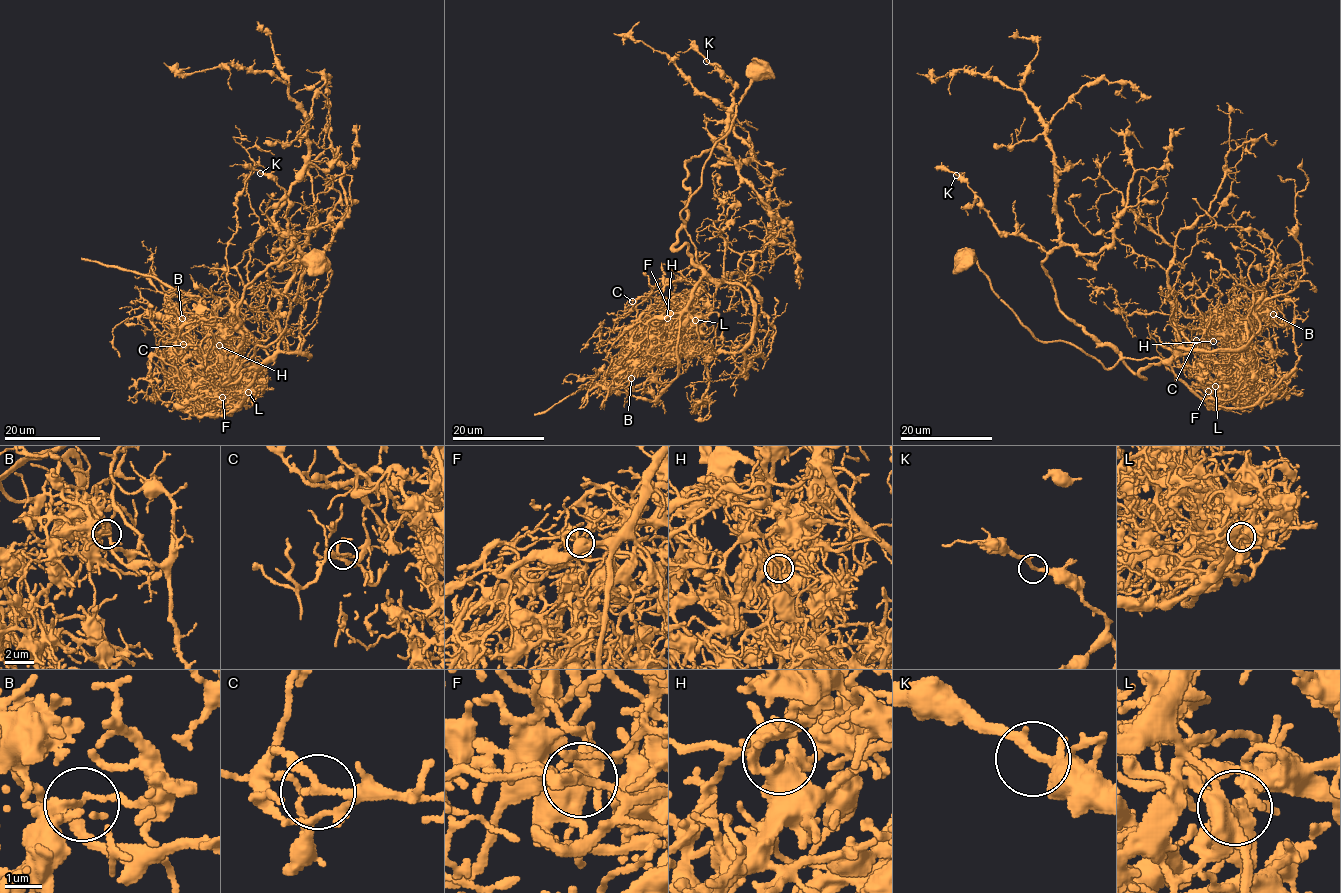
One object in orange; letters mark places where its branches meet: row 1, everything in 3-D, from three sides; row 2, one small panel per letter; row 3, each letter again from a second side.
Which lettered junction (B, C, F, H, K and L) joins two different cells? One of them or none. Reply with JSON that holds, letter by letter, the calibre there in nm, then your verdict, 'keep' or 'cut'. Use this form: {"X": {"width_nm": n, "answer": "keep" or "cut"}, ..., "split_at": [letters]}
{"B": {"width_nm": 200, "answer": "keep"}, "C": {"width_nm": 180, "answer": "keep"}, "F": {"width_nm": 240, "answer": "cut"}, "H": {"width_nm": 200, "answer": "keep"}, "K": {"width_nm": 240, "answer": "keep"}, "L": {"width_nm": 200, "answer": "keep"}, "split_at": ["F"]}

